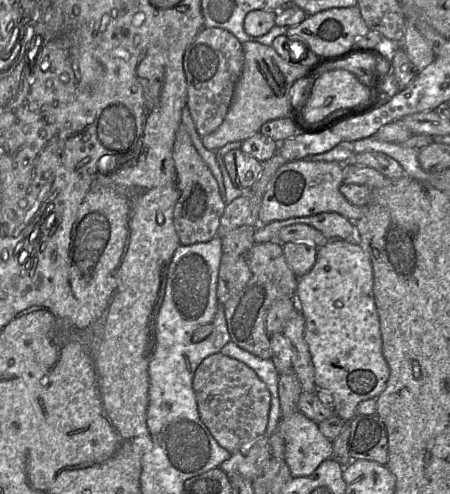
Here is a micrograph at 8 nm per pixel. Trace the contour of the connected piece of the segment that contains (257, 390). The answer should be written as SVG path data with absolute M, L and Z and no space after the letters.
M220 352L212 354L197 367L192 387L201 421L216 442L231 454L265 435L271 394L267 385L245 363Z

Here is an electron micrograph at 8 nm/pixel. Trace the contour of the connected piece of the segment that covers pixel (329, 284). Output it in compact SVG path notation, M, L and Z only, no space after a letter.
M356 237L331 239L319 246L314 266L307 274L299 277L295 293L299 310L305 319L304 337L314 367L315 385L333 396L333 410L346 423L357 414L356 407L361 401L377 398L384 390L389 377L389 366L382 353L373 281L369 255L362 249Z

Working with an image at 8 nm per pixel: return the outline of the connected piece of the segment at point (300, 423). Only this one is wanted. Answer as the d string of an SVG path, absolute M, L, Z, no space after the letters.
M300 411L290 416L281 416L277 431L284 440L284 460L293 478L310 476L323 461L332 456L332 441L321 433L318 423L310 420Z

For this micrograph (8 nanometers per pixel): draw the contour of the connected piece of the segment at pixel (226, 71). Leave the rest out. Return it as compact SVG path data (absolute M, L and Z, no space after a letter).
M204 27L186 49L183 67L187 83L187 107L201 137L211 134L222 124L243 64L243 44L222 28Z

